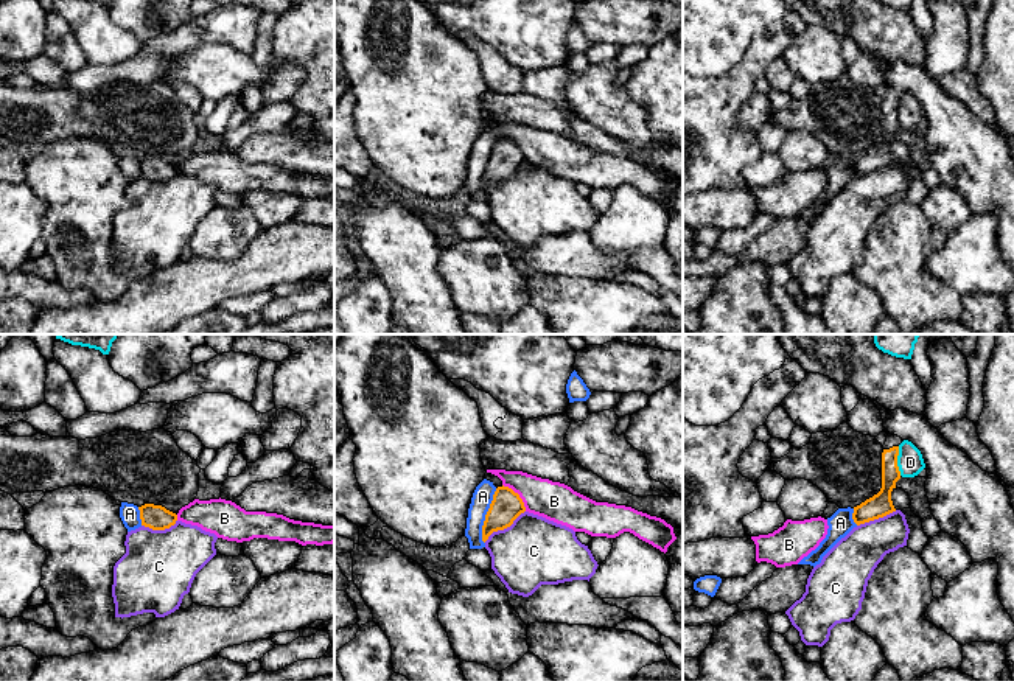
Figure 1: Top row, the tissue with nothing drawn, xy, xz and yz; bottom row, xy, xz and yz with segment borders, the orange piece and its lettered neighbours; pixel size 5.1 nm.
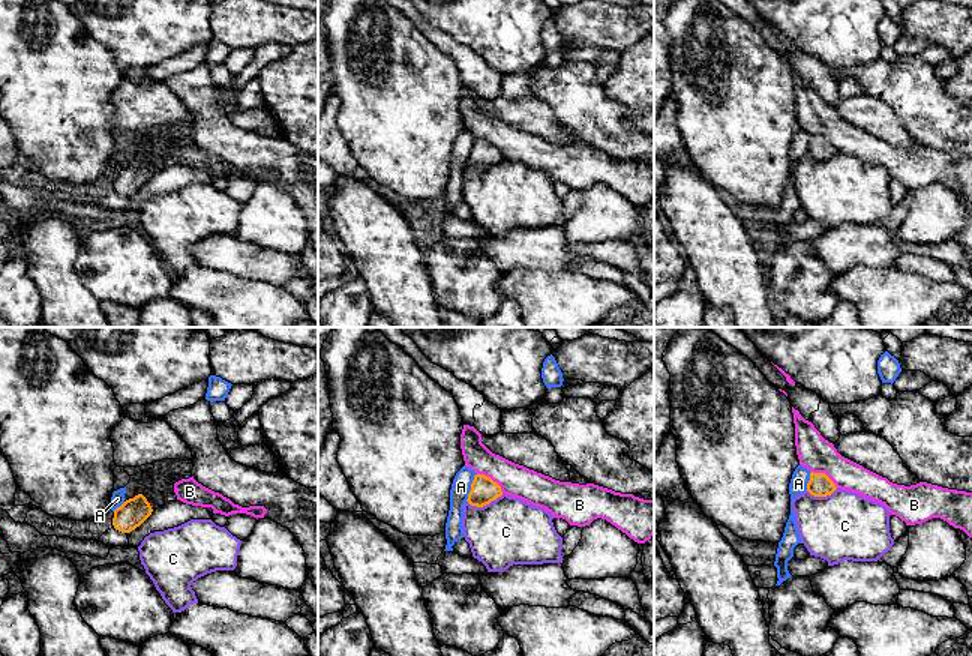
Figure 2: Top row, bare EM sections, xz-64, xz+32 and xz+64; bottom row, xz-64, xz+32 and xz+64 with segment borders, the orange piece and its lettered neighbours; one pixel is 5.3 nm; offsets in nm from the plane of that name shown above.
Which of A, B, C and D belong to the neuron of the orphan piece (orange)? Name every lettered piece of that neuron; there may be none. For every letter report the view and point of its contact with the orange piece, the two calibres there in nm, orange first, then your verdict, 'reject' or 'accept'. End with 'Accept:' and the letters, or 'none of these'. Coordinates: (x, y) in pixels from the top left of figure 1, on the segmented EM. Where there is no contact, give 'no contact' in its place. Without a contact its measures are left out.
A: contact xz (486, 516); calibres 160 and 110 nm; reject
B: contact xz (518, 495); calibres 160 and 200 nm; reject
C: contact xz (504, 527); calibres 160 and 360 nm; reject
D: contact yz (896, 460); calibres 120 and 140 nm; reject
Accept: none of these

